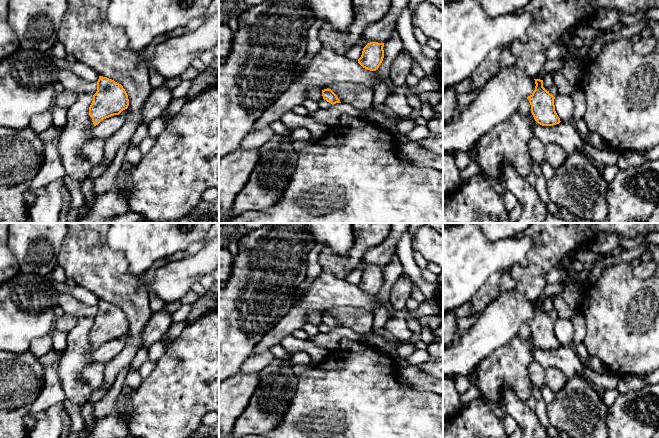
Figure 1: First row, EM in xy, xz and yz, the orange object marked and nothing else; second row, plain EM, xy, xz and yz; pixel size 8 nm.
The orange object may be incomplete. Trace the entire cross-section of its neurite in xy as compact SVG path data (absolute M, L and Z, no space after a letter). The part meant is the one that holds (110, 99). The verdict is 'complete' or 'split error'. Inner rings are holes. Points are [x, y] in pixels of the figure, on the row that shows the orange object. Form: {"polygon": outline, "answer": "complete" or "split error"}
{"polygon": "M99 76L97 91L89 107L89 115L94 126L103 119L119 115L128 106L129 99L123 86L112 79Z", "answer": "complete"}

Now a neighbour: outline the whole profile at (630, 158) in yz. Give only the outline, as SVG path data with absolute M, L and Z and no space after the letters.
M627 150L627 151L620 152L619 167L621 169L638 167L647 161L648 160L641 152L635 150Z

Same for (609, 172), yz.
M619 164L605 166L602 172L604 180L607 183L612 181L615 178L616 174L618 173L619 169L620 169Z

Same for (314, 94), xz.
M311 87L308 90L307 100L312 100L312 101L319 103L322 99L323 99L322 90L316 87Z

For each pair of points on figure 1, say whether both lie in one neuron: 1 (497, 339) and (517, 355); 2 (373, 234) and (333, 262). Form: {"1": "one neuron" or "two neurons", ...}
{"1": "two neurons", "2": "one neuron"}

